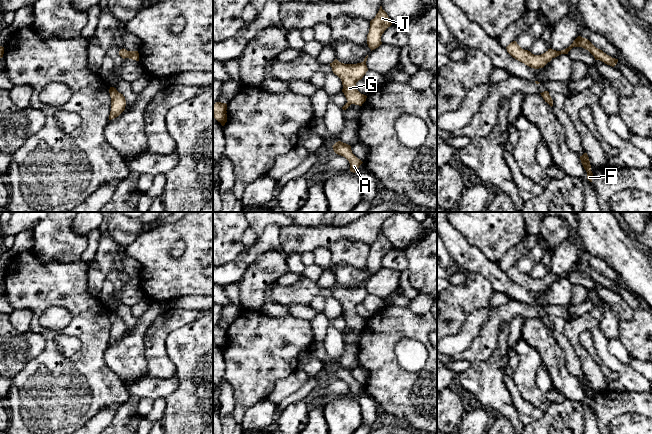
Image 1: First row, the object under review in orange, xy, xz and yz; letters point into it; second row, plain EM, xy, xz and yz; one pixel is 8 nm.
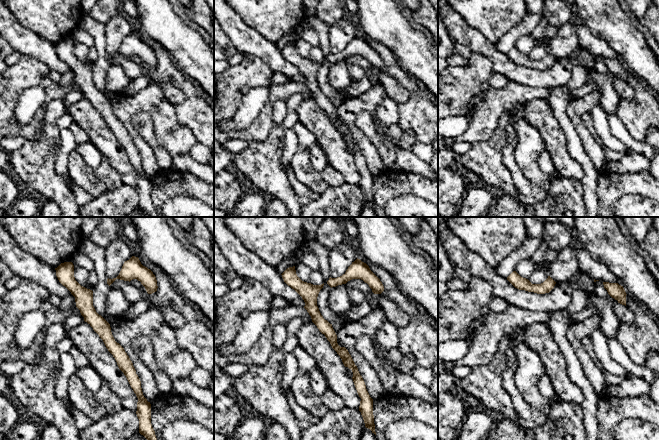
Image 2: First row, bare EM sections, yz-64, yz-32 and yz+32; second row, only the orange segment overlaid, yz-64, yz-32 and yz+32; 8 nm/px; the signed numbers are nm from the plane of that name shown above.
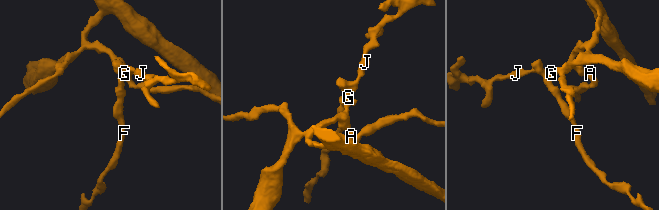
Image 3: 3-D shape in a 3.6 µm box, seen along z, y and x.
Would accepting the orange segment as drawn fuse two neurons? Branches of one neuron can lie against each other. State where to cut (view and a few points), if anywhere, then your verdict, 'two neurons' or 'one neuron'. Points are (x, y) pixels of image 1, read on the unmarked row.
no cut | one neuron

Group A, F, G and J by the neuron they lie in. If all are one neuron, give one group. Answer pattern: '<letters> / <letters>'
A F G J

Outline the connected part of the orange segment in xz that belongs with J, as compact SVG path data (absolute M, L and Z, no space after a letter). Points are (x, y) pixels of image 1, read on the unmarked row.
M380 230L380 233L375 242L370 245L370 253L367 259L367 268L371 275L378 272L382 268L381 260L391 249L391 243L382 233L382 230Z

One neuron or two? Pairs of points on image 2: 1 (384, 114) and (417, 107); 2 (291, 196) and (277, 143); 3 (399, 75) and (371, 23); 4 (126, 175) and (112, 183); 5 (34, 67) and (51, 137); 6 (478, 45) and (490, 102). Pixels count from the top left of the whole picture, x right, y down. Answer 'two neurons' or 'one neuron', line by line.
1: two neurons
2: one neuron
3: two neurons
4: two neurons
5: two neurons
6: two neurons

